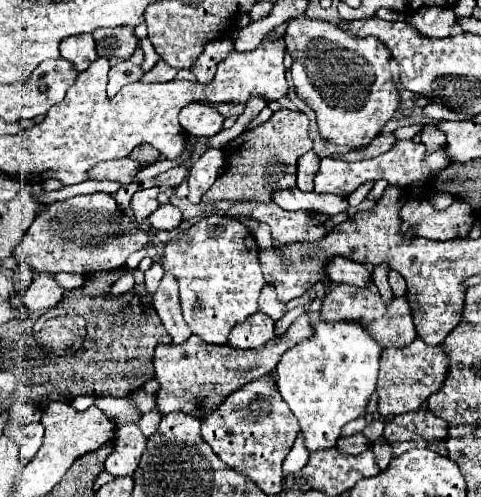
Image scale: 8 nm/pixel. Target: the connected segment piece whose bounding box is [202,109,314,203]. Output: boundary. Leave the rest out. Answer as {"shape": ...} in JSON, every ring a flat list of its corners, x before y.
{"shape":[[280,109,272,117,238,135,228,145,224,145,224,175,220,175,214,185,202,195,204,203,214,201,272,201,272,193,284,187,294,187,296,183,296,159,312,149,312,139,308,137,308,117,302,111]]}

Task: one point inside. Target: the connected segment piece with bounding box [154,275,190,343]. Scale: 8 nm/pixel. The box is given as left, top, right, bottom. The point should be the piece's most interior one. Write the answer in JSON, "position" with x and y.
{"position":[166,299]}

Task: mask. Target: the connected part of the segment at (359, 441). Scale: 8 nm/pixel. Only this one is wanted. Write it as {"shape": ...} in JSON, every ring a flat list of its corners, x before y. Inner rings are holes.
{"shape":[[358,433,358,435,350,435,350,437,342,437,338,441,338,447,344,451,344,453,350,453,350,455,356,455,356,453,362,453,366,449,370,449,370,443,366,439,364,433]]}

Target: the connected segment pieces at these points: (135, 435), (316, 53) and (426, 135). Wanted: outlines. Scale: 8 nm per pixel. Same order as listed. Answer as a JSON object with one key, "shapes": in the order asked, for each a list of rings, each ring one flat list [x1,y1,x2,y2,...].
{"shapes":[[[126,423,116,429,114,451,108,455,104,463,104,471,120,477,132,475,140,463,140,455,146,449,146,437,140,433,136,423]],[[308,17,290,19,286,23,284,41,286,41,286,51,294,59,290,73,296,93,308,103,310,109,314,109,320,137,336,145,366,147,380,133,380,127,394,115,398,107,398,91,392,83,392,73,388,69,390,61,388,49,376,37,364,37,364,39,350,37,334,23]],[[430,123,430,125,426,125,424,131,422,131,422,143,432,151,432,149,438,149,440,145,444,145,444,143,446,143,446,137,444,137,442,131,438,131,438,129]]]}

